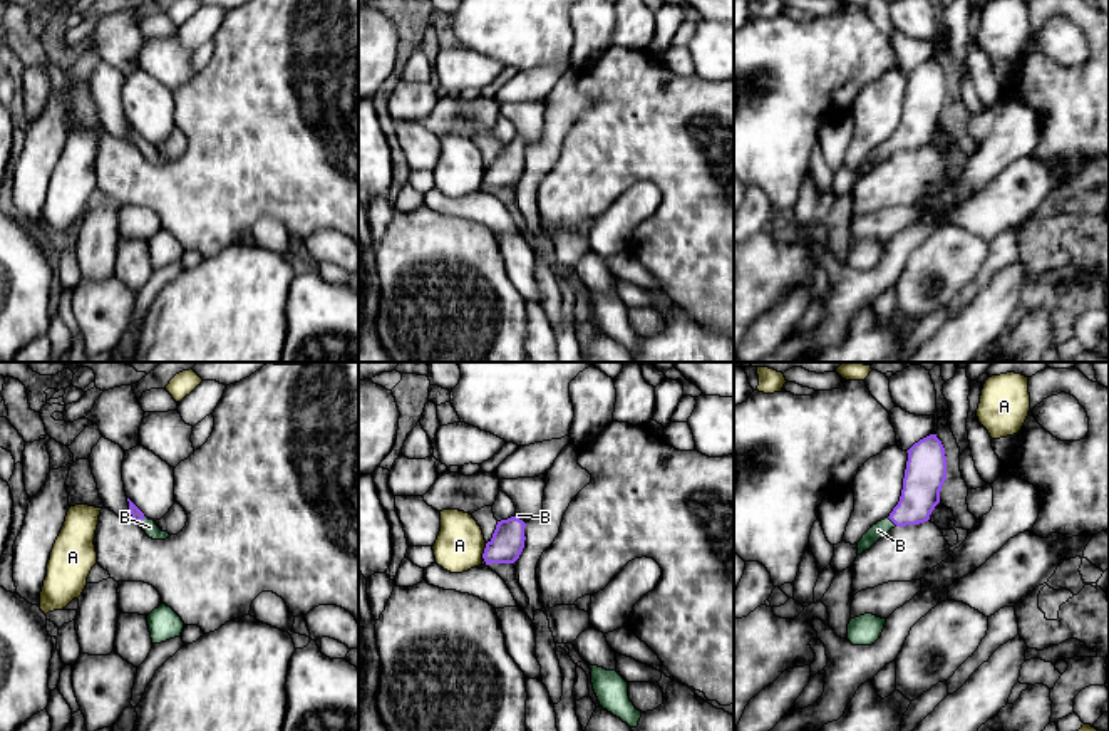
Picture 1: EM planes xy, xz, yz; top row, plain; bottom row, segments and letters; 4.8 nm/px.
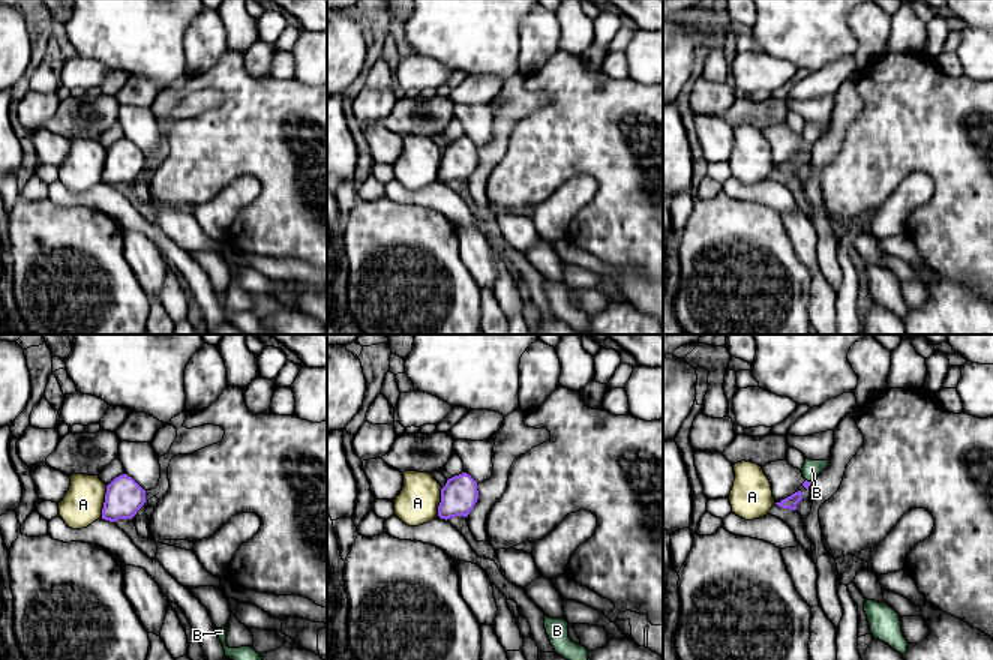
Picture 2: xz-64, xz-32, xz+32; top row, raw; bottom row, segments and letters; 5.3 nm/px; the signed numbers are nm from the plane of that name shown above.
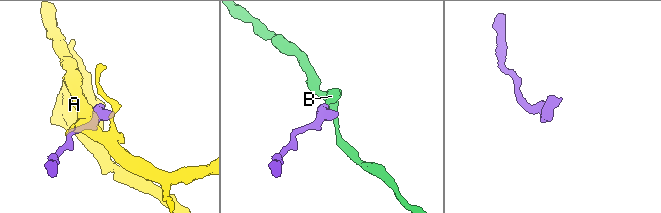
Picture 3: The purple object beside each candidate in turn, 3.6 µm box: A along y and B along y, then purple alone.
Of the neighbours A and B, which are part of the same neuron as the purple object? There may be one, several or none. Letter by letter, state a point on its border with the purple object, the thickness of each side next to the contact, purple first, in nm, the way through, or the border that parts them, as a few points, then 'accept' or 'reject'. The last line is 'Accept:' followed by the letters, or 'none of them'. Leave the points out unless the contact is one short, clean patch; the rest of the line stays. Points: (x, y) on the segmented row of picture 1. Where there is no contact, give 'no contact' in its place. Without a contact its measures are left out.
A: xz (484, 550) | 160/240 nm | reject
B: yz (893, 522) | 190/70 nm | across yz (923, 480), (920, 495), (893, 522), (878, 530) | accept
Accept: B

